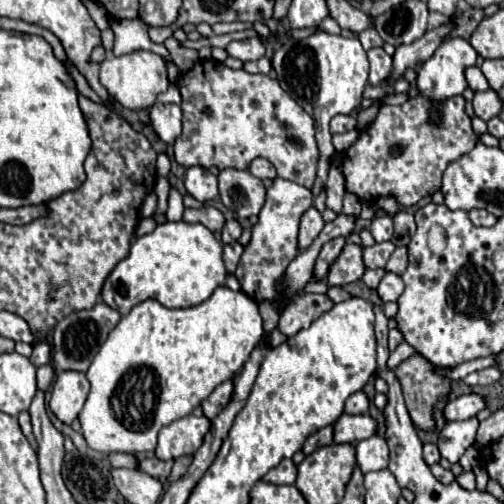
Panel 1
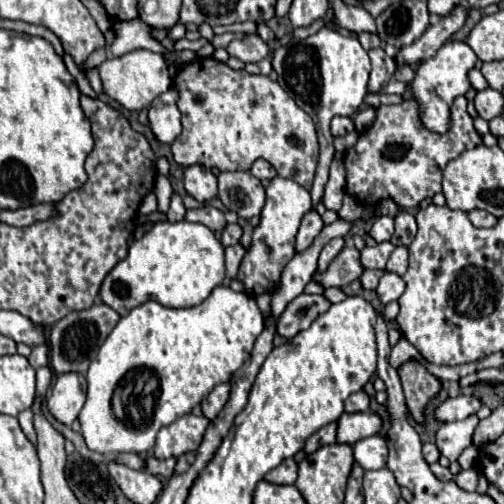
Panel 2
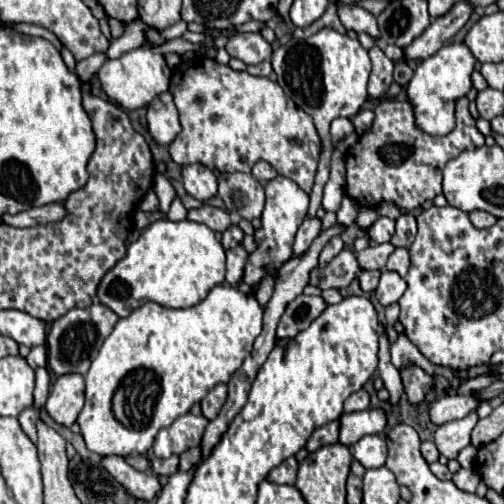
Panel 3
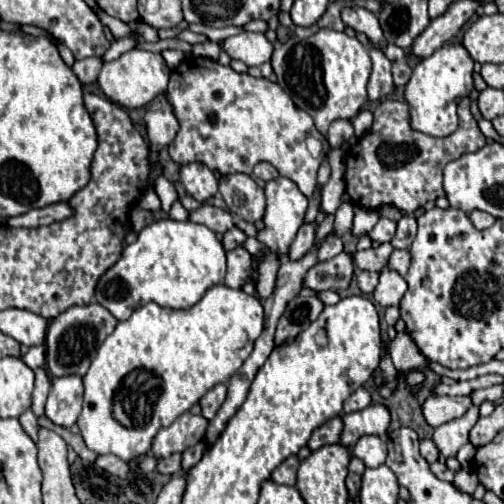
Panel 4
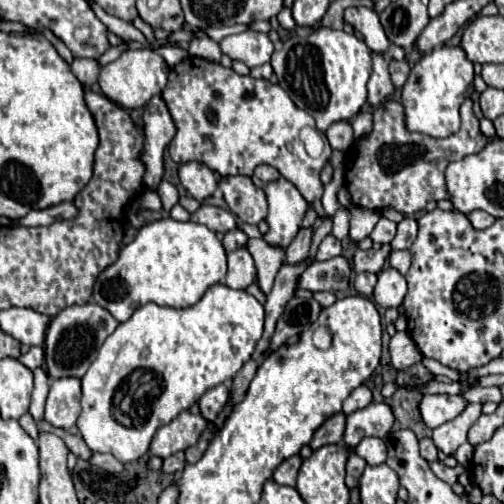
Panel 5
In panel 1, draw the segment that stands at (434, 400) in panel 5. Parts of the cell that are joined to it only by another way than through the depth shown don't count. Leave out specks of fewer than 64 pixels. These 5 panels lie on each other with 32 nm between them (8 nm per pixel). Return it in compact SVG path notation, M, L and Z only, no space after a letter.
M464 394L450 400L444 408L448 420L468 420L486 408L486 398L480 394Z

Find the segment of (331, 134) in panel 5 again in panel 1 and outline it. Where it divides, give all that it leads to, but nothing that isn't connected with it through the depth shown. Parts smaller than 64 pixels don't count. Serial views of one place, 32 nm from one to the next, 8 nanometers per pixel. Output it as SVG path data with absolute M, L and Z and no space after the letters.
M340 114L340 116L334 116L330 120L330 132L332 134L344 134L344 132L350 132L354 128L356 128L356 118L354 116Z

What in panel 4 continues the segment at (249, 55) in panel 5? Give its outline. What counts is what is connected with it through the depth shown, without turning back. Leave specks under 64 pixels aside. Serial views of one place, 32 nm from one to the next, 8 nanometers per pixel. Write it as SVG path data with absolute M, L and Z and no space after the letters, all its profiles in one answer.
M240 32L224 40L222 46L230 58L242 60L246 66L260 66L270 60L272 44L260 32Z

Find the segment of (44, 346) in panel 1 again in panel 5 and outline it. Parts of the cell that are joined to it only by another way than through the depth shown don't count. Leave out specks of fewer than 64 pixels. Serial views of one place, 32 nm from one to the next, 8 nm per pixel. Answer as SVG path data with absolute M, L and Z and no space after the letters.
M33 346L29 352L20 356L20 362L24 362L30 370L41 367L44 362L44 349L42 346Z

